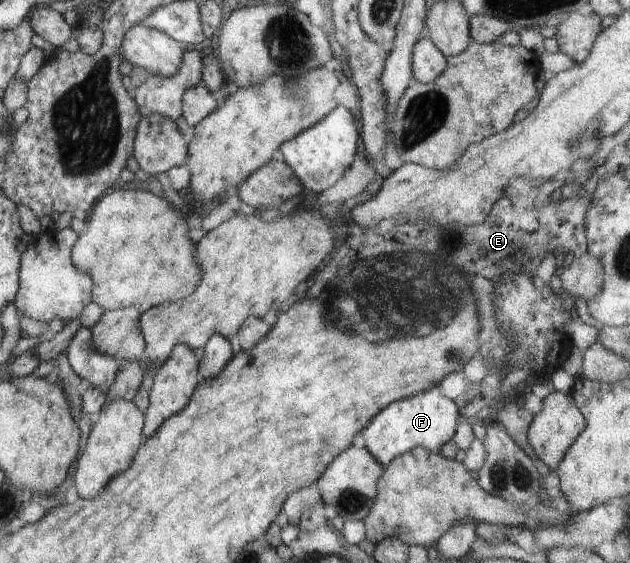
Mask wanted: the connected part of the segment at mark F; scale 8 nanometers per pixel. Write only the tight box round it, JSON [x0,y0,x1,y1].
[364,386,458,465]

